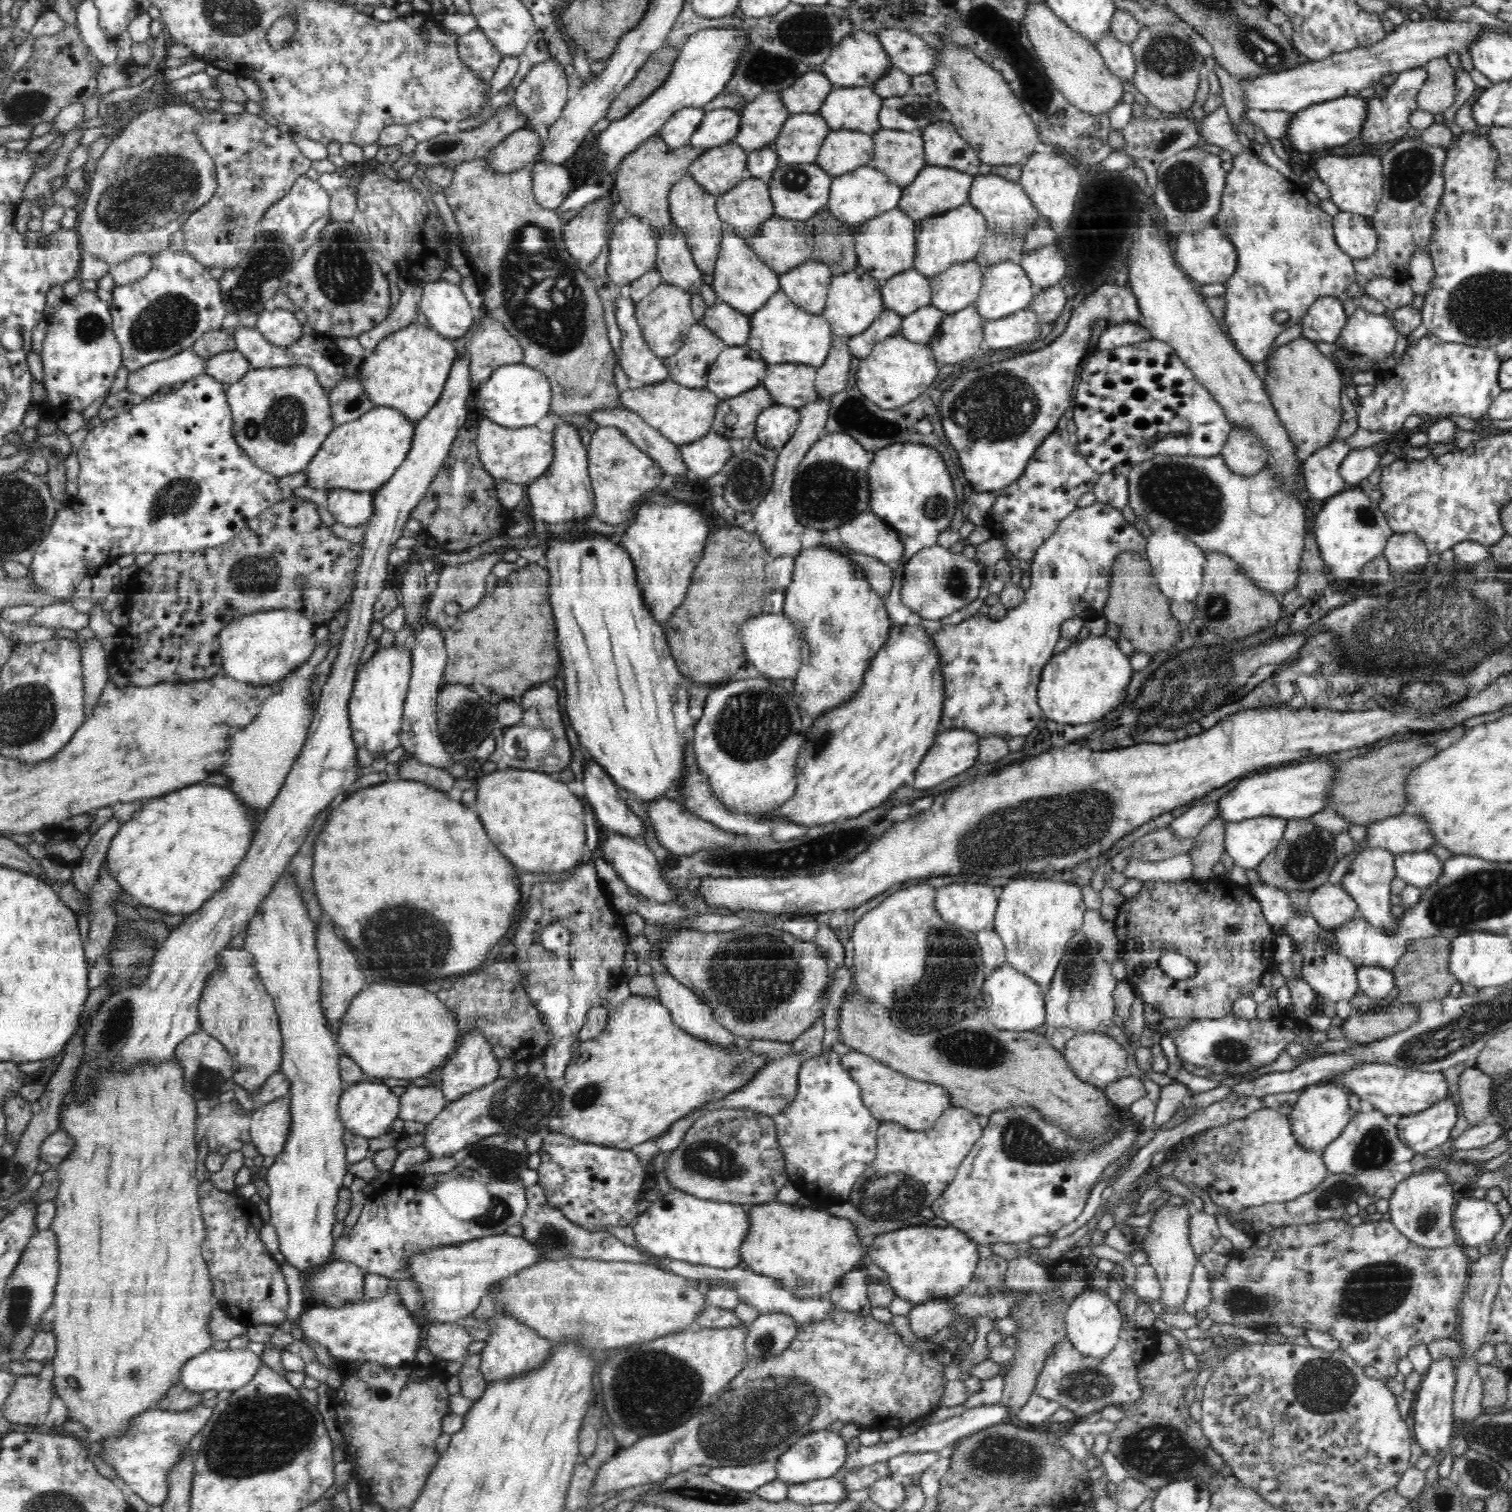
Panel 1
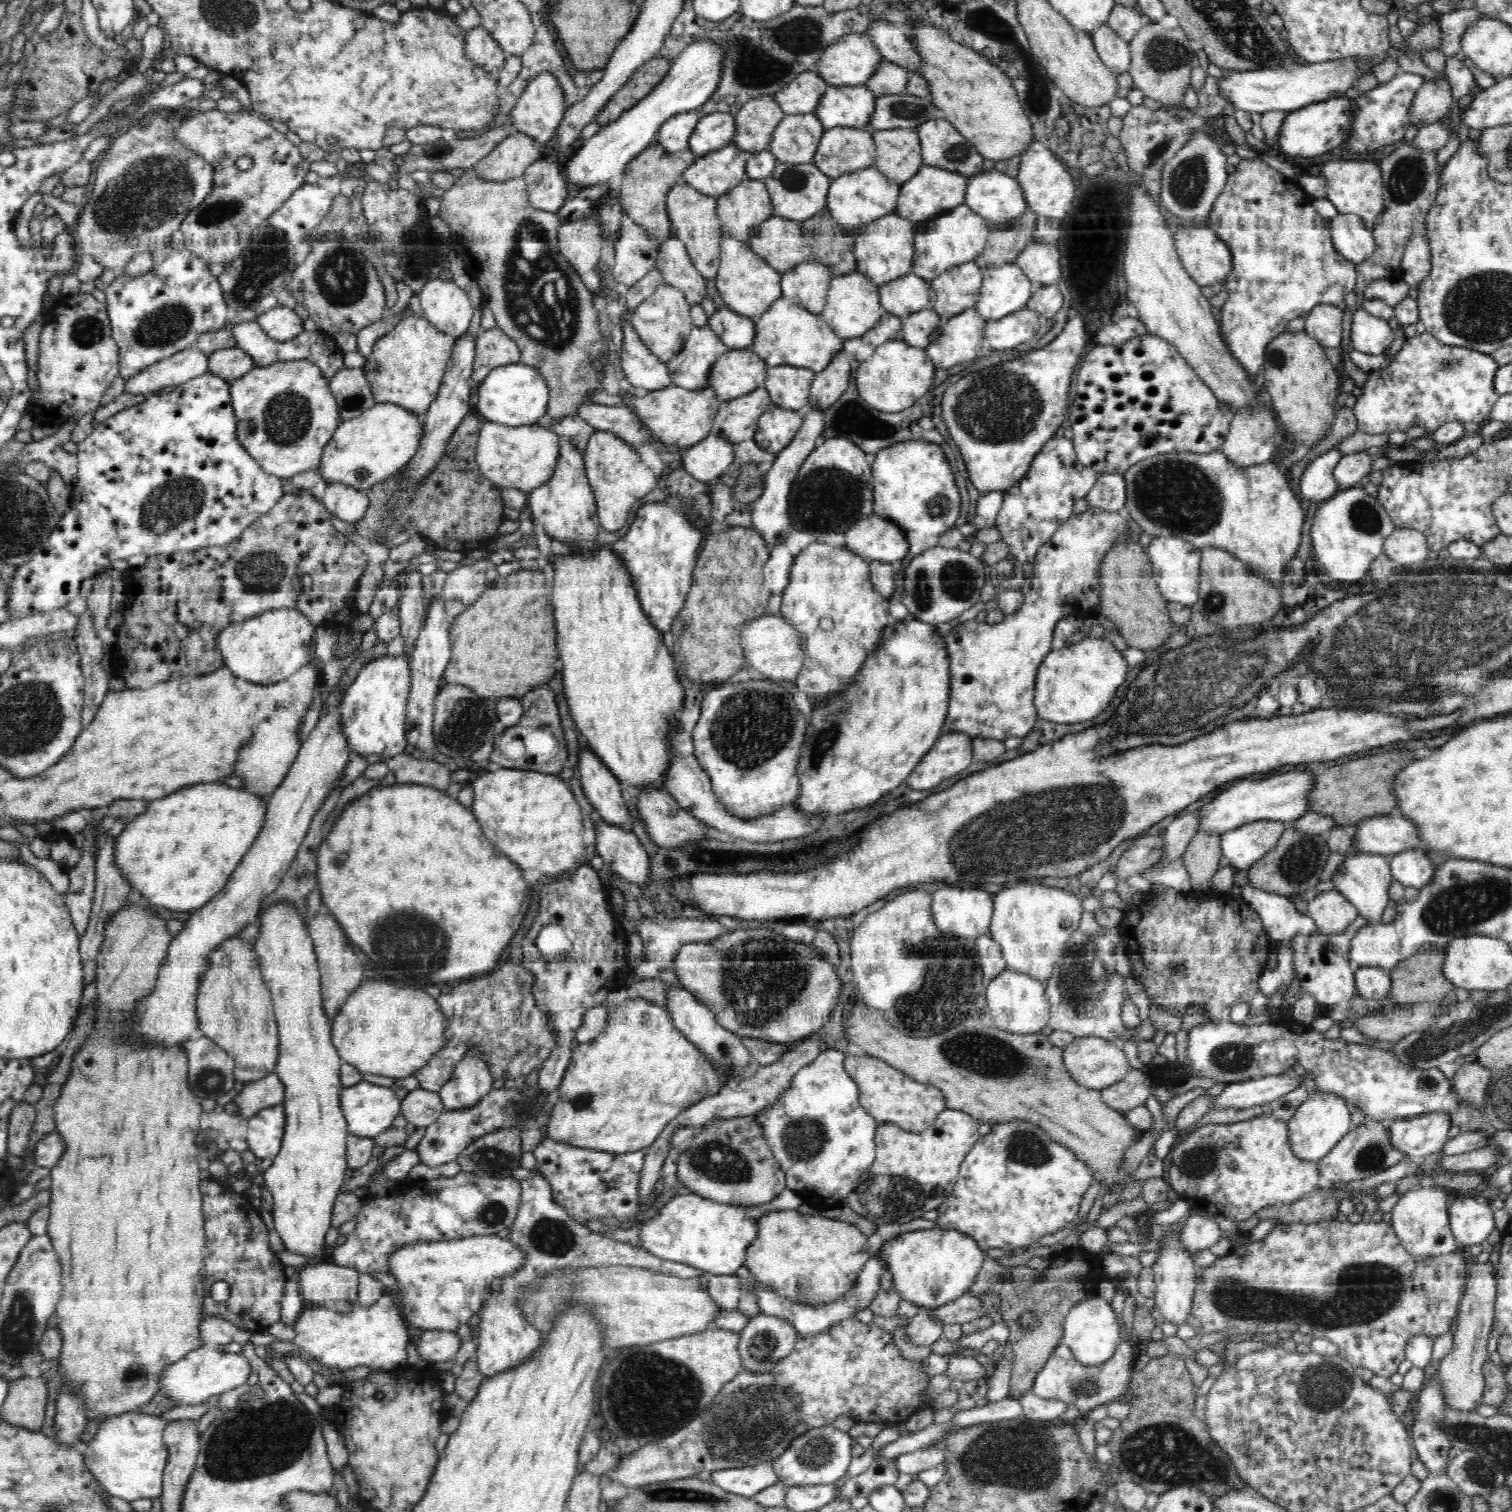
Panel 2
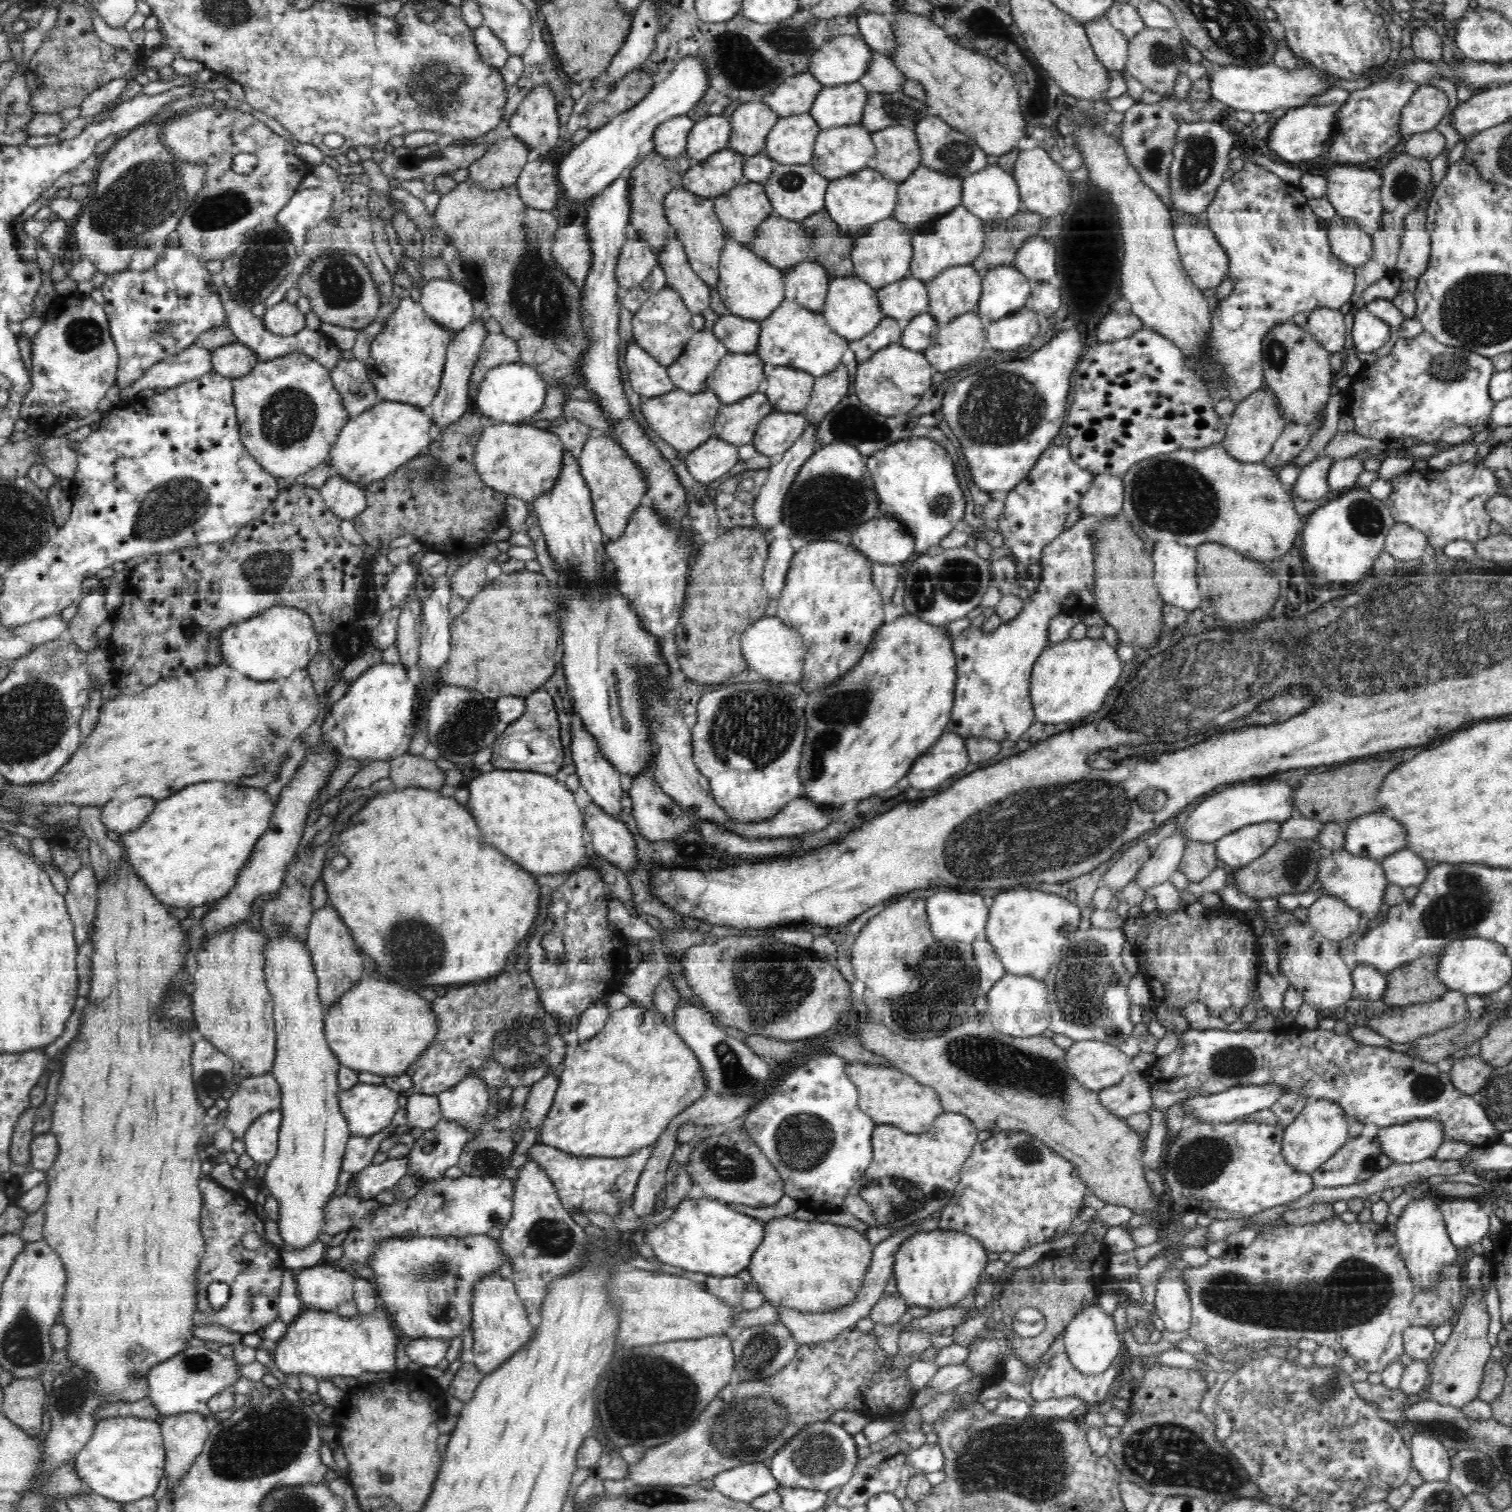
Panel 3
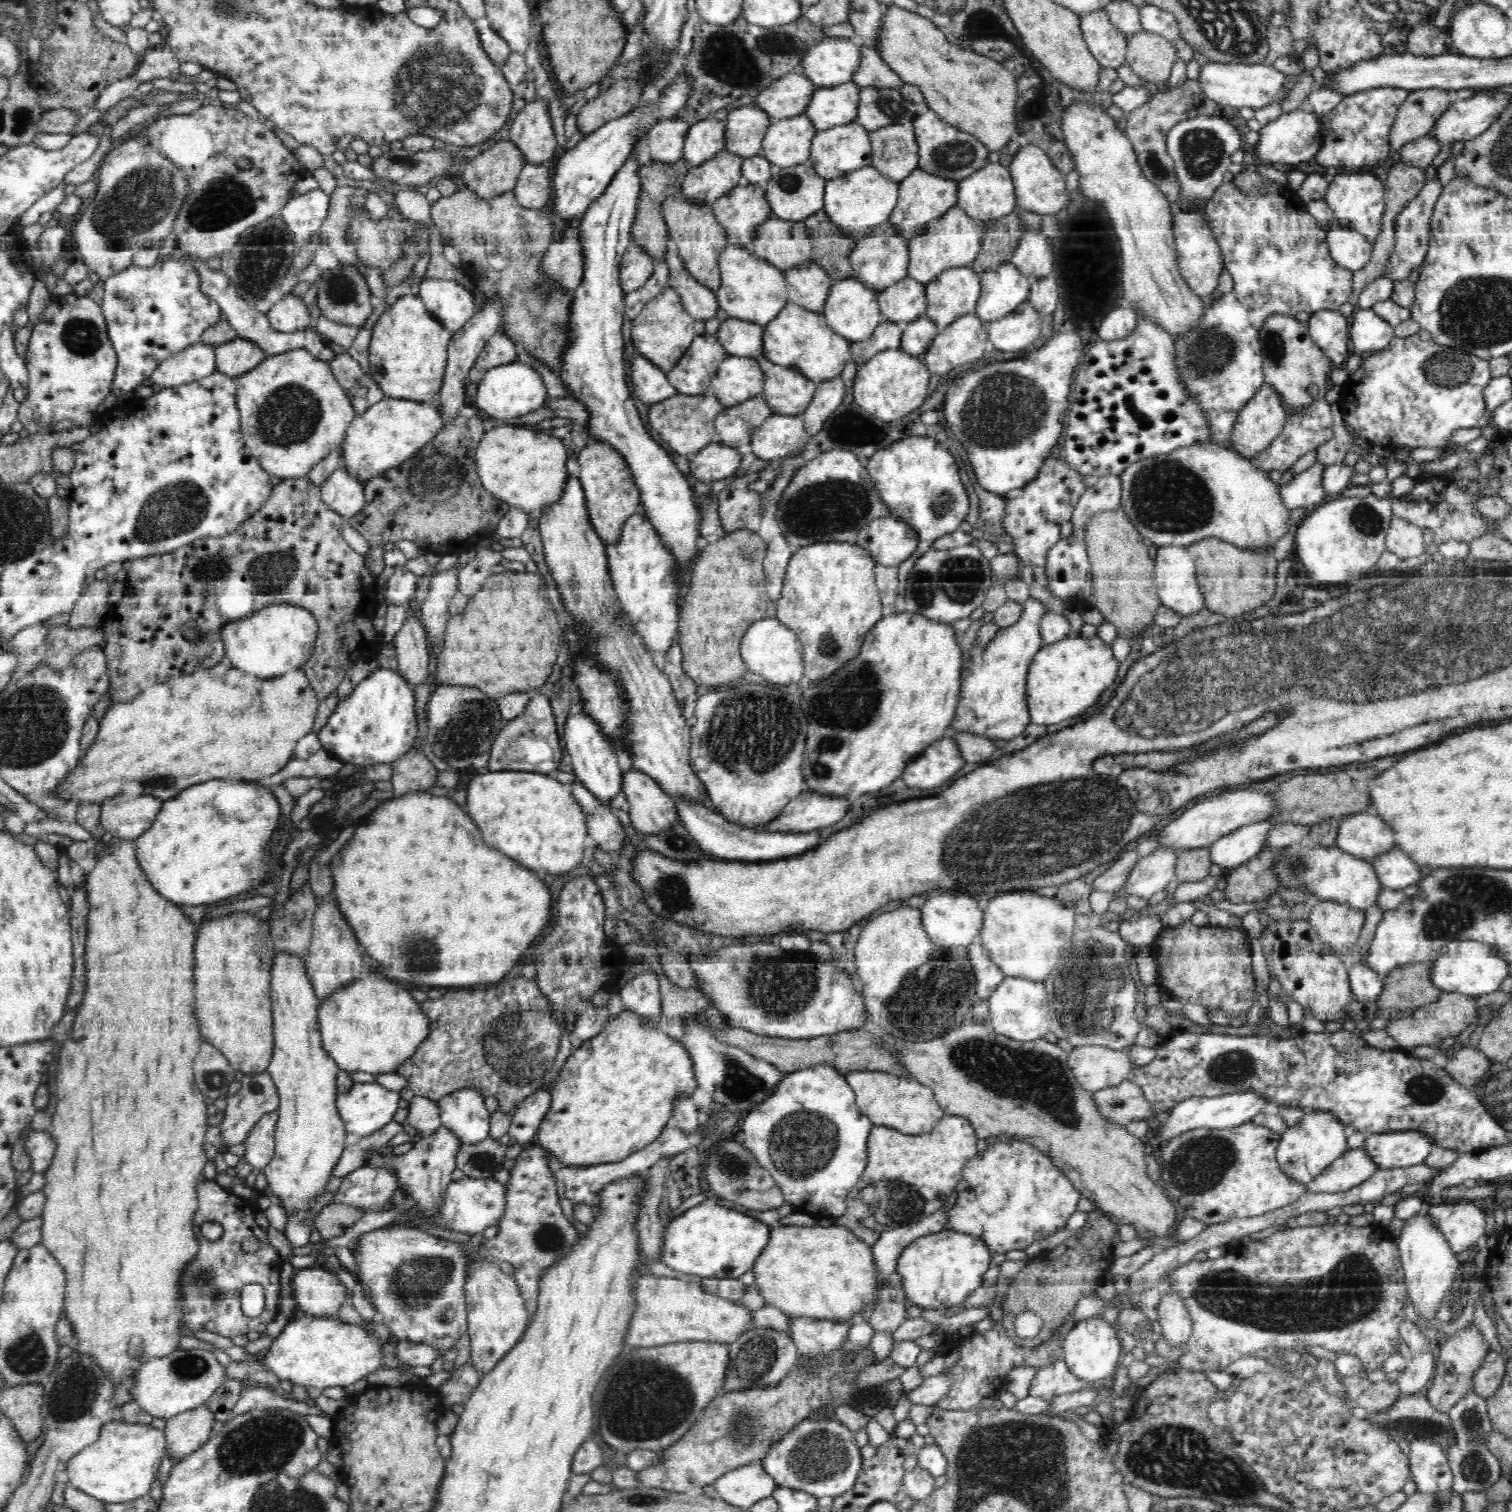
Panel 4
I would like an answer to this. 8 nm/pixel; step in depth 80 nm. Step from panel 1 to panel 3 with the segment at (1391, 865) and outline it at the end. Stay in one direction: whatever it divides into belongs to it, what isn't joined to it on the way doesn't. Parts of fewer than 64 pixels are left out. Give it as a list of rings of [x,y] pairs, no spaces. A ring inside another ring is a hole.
[[[1346,849],[1324,852],[1318,861],[1316,879],[1322,884],[1325,895],[1335,895],[1344,900],[1351,908],[1357,909],[1366,919],[1380,912],[1384,894],[1389,885],[1382,867],[1382,859],[1366,858],[1350,854]]]

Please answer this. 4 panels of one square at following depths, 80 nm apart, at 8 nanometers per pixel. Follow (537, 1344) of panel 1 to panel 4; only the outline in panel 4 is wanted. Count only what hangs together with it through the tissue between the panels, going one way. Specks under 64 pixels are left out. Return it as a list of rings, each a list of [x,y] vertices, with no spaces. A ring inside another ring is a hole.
[[[486,1254],[475,1257],[471,1276],[466,1284],[467,1333],[471,1342],[470,1362],[484,1374],[491,1372],[503,1356],[522,1338],[531,1325],[525,1301],[513,1276],[504,1274],[495,1260],[488,1260]]]

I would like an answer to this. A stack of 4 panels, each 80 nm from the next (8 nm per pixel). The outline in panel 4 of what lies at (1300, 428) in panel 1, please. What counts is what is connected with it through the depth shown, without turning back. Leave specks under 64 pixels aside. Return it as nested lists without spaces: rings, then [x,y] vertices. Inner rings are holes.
[[[1277,315],[1265,323],[1259,340],[1263,351],[1265,384],[1270,384],[1276,389],[1288,412],[1297,412],[1300,415],[1304,408],[1312,406],[1316,401],[1324,400],[1324,386],[1334,364],[1330,364],[1330,358],[1312,341],[1307,324],[1299,322],[1294,317]]]

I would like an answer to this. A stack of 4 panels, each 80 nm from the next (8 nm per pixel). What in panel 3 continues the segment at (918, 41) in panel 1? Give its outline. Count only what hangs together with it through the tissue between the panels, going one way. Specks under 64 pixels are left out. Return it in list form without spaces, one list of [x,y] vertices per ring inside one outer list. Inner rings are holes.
[[[880,13],[859,14],[859,35],[873,51],[889,56],[895,49],[893,24],[895,16]]]

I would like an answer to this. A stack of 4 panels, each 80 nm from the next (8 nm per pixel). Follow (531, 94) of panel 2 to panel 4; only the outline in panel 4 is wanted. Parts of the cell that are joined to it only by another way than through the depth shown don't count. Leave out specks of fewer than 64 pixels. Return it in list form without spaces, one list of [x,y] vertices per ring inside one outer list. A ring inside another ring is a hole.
[[[543,98],[528,102],[524,106],[524,110],[518,112],[518,116],[515,117],[509,129],[509,140],[516,145],[528,164],[542,164],[542,162],[546,162],[554,156],[554,150],[556,150],[558,144],[548,114],[548,105]]]

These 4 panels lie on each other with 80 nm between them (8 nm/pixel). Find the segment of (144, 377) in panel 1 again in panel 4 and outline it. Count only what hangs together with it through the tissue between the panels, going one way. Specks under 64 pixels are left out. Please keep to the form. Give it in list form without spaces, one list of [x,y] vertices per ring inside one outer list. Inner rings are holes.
[[[199,342],[160,363],[146,383],[172,388],[206,378],[216,371],[215,346]]]

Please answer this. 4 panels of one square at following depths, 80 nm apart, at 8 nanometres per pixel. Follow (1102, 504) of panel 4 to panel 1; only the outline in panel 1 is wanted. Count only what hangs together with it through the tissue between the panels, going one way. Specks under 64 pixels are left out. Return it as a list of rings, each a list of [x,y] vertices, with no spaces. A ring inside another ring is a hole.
[[[1101,473],[1093,488],[1096,502],[1107,503],[1118,509],[1129,503],[1129,484],[1127,477],[1121,474]]]

